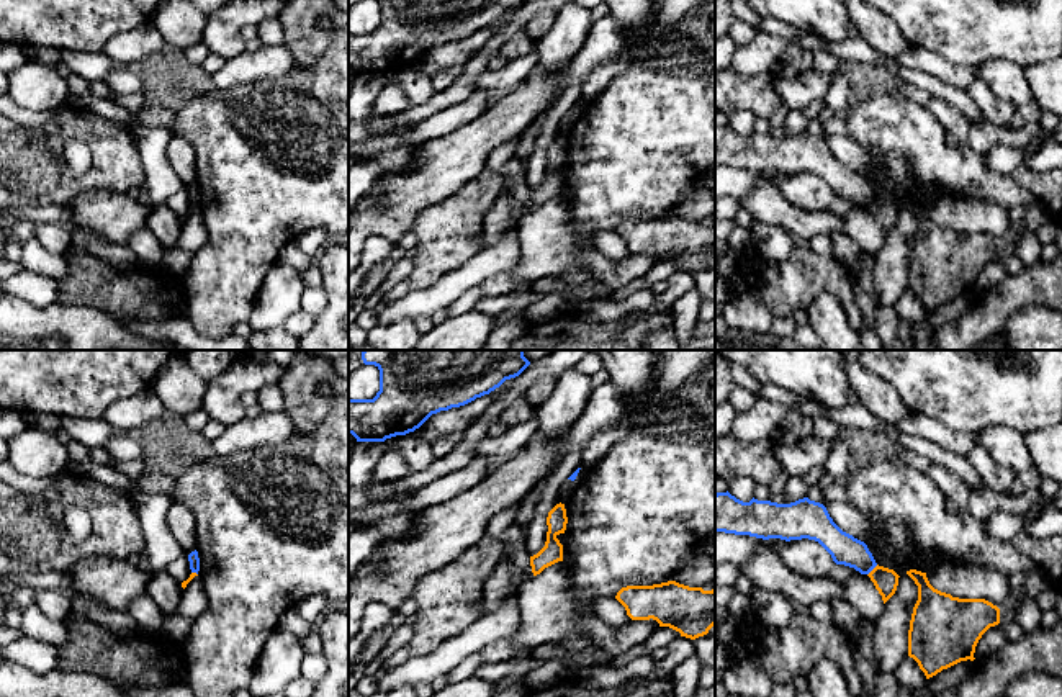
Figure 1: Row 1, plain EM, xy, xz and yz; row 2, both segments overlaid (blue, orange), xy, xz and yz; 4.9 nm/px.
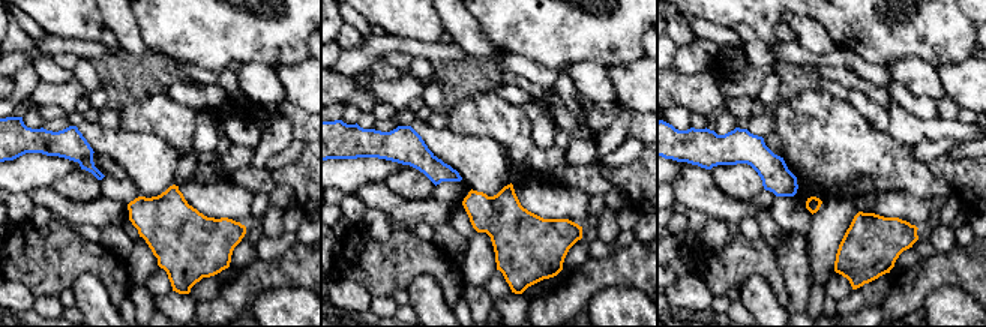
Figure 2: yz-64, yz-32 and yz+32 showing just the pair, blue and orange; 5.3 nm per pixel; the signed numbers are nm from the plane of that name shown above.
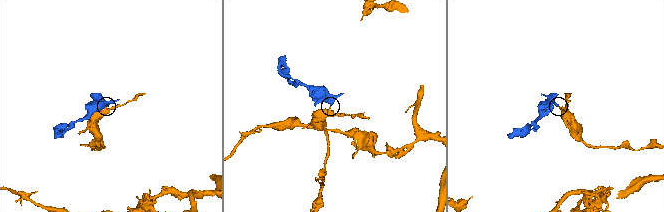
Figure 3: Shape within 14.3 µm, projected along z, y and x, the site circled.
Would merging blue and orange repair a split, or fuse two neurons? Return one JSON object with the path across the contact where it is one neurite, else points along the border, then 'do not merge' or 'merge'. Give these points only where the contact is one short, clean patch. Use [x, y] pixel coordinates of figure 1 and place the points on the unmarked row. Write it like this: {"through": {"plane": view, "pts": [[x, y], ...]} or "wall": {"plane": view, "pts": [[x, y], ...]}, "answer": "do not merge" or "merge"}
{"wall": {"plane": "yz", "pts": [[877, 198], [868, 208]]}, "answer": "do not merge"}

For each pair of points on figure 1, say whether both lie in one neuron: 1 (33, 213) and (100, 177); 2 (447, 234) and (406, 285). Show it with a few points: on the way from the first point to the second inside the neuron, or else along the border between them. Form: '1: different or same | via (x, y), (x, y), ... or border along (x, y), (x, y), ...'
1: different | border along (66, 202), (20, 205), (17, 208)
2: same | via (442, 247), (419, 274)

